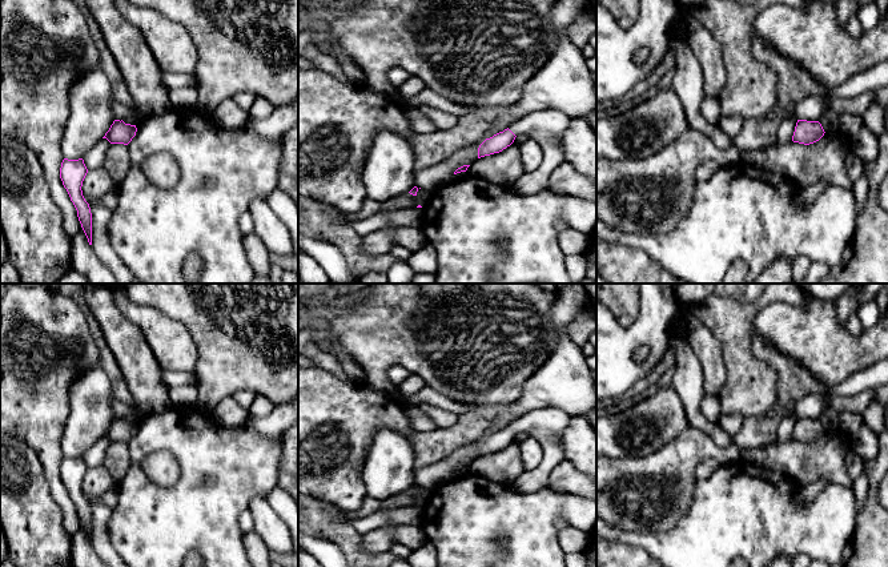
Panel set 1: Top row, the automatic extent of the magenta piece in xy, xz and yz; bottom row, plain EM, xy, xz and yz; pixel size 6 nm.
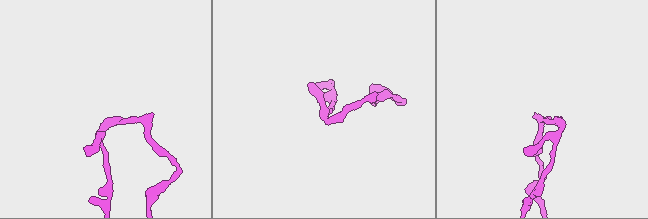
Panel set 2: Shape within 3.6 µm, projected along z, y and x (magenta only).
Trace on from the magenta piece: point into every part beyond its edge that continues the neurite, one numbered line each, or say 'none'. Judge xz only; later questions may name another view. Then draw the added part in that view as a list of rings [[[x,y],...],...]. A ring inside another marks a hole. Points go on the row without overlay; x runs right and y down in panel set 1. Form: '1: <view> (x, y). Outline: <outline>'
1: xz (546, 425). Outline: [[[558,407],[531,410],[513,421],[509,427],[515,433],[527,433],[543,449],[541,465],[525,471],[513,487],[521,492],[533,492],[549,486],[553,469],[564,459],[562,433],[570,422],[570,415]]]

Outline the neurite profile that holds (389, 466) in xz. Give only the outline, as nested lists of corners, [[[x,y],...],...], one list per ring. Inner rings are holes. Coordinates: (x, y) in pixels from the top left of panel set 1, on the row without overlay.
[[[390,429],[378,430],[362,469],[367,496],[382,502],[410,490],[415,484],[414,469],[409,439]]]

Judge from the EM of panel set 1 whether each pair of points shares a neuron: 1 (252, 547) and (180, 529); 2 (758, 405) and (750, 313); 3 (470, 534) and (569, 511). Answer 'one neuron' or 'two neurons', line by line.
1: two neurons
2: one neuron
3: one neuron

